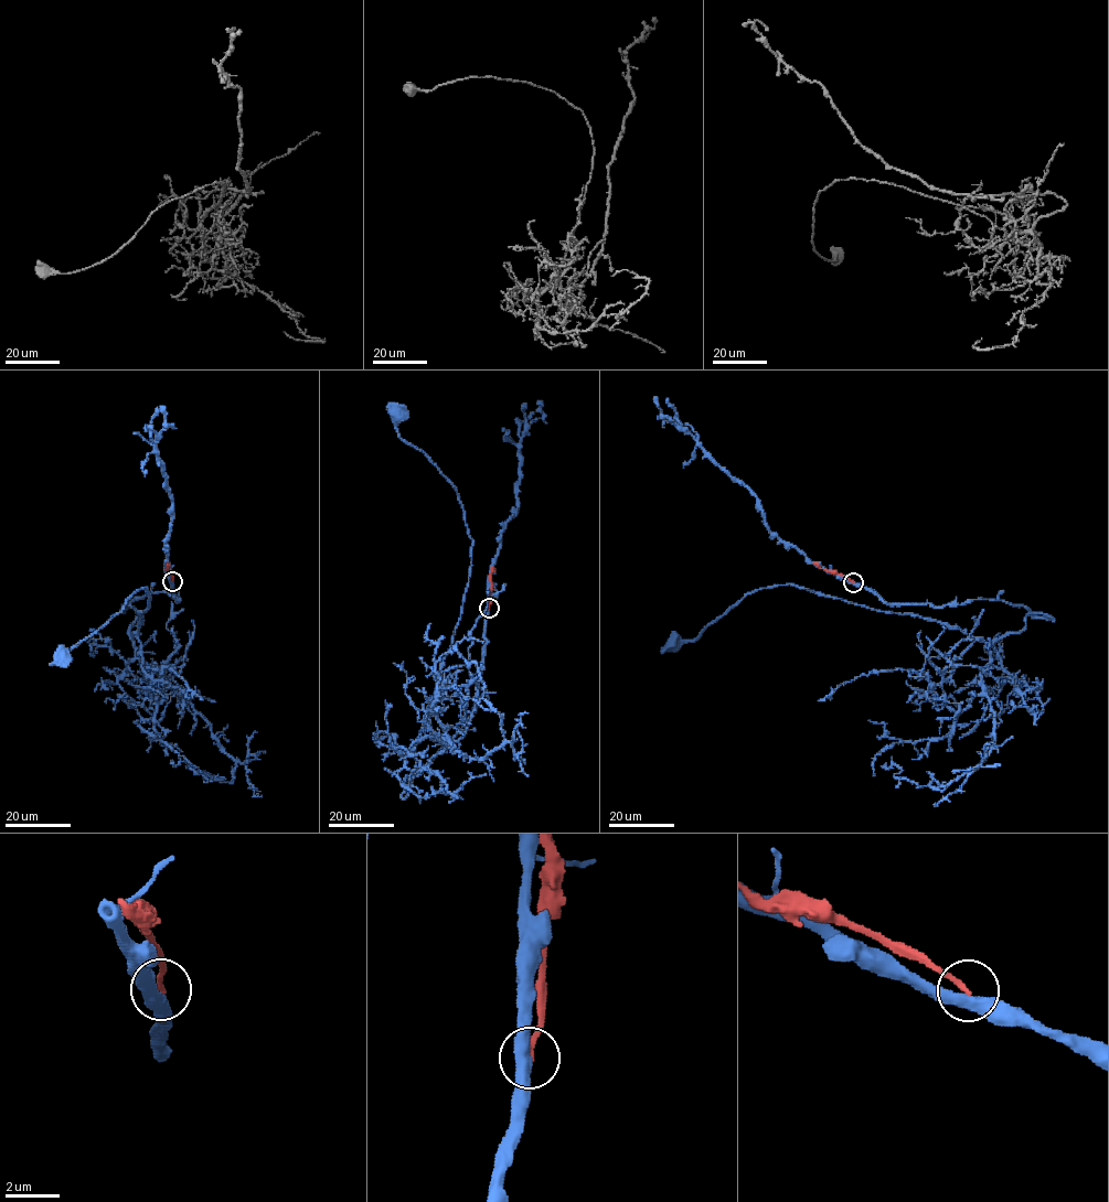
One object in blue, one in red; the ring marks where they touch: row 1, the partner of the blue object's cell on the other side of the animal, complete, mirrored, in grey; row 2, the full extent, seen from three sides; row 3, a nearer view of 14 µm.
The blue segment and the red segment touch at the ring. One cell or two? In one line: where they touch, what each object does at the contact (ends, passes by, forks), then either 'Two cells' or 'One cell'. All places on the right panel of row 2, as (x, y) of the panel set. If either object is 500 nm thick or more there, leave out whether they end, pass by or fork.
Place: (853, 582). At the ring blue passes by. At the ring red ends. Two cells

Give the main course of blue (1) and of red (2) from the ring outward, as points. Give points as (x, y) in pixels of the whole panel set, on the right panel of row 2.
1: (853, 582), (888, 604), (1001, 600), (1030, 612), (985, 643), (788, 583), (672, 644)
2: (853, 582), (821, 569), (813, 561)

